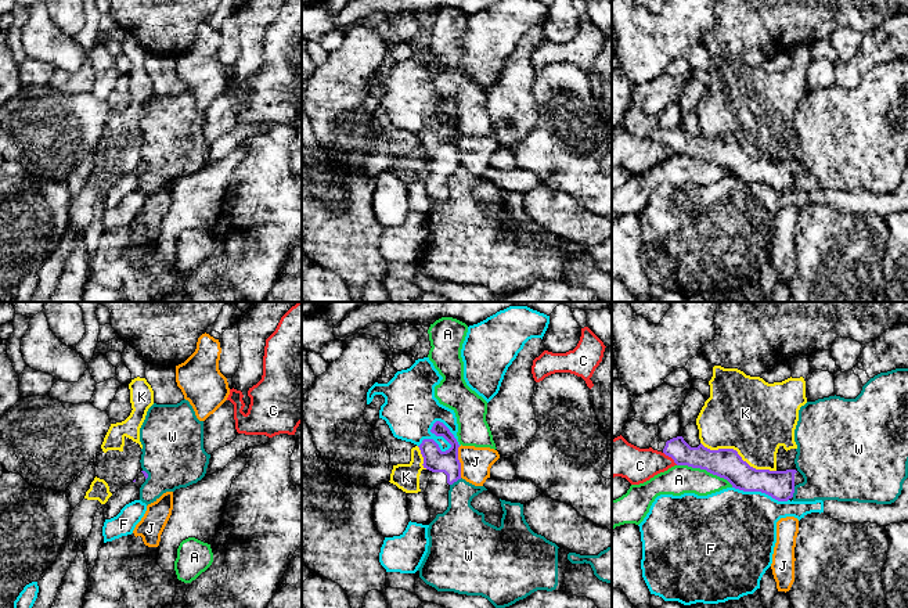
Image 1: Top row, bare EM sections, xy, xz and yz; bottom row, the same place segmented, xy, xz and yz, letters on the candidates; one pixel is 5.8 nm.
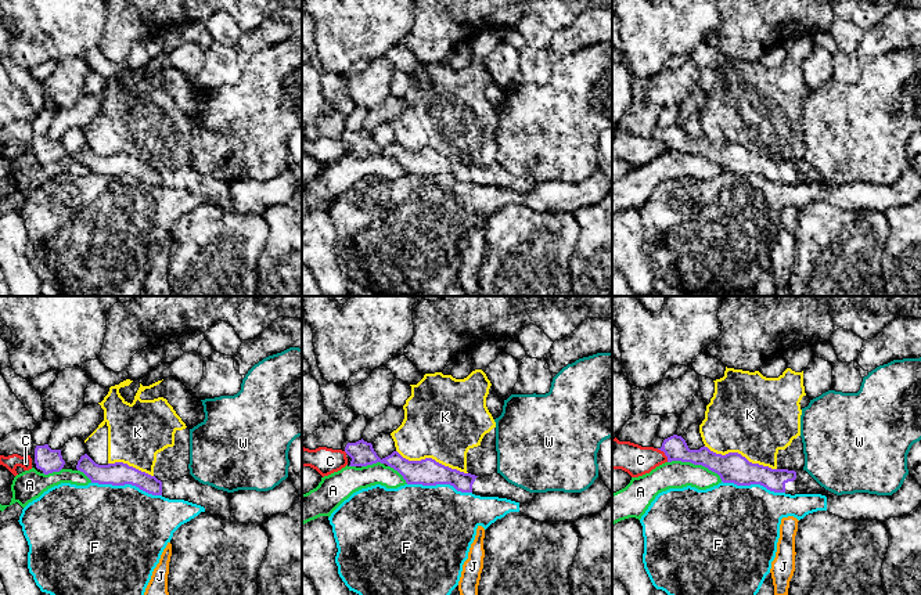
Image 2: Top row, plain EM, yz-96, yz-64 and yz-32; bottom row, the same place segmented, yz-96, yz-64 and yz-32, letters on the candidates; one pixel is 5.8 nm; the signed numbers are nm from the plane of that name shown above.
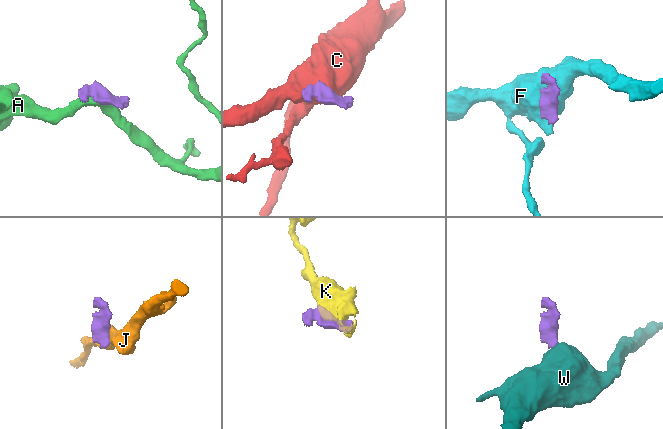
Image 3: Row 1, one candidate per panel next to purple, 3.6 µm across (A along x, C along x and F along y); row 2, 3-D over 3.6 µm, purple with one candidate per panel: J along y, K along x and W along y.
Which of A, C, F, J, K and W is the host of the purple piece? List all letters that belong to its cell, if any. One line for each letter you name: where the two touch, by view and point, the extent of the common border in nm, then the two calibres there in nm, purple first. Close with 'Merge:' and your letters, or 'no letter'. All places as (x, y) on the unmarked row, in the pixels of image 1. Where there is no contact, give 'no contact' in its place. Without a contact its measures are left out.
Merge: no letter

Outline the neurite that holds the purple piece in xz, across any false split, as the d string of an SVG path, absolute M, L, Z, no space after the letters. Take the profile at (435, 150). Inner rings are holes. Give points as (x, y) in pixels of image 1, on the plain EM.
M436 111L430 119L436 126L443 126L451 137L442 141L433 129L424 129L418 136L424 147L424 158L432 162L425 180L425 191L430 199L430 212L437 204L443 204L448 197L450 176L461 169L461 152L458 150L458 132L450 119Z

